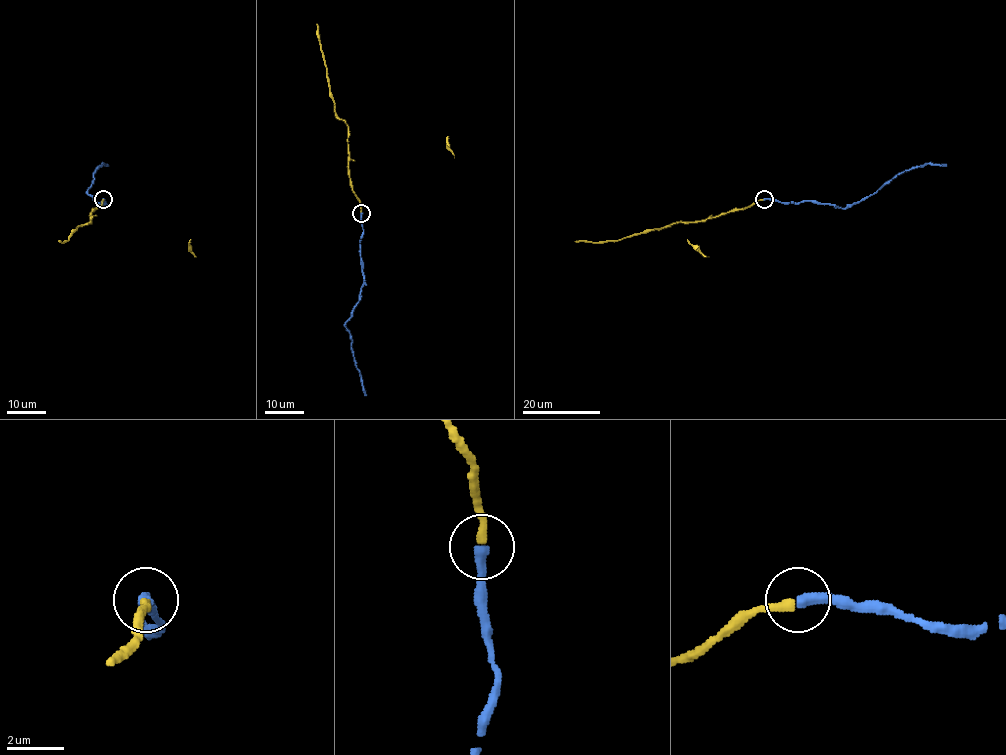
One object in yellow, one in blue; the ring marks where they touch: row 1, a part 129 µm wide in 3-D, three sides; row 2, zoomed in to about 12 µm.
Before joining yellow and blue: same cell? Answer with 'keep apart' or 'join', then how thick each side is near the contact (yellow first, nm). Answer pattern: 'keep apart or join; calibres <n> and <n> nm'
join; calibres 320 and 400 nm

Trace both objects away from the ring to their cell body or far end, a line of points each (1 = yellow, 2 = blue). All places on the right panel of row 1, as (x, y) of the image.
1: (763, 199), (741, 210), (701, 220), (676, 221), (618, 240), (575, 241)
2: (763, 199), (796, 203), (815, 201), (846, 208), (867, 198), (905, 171), (924, 164), (946, 166)

